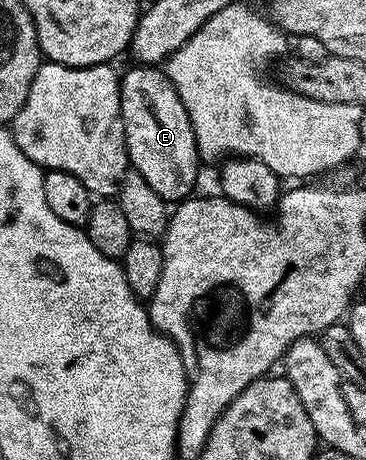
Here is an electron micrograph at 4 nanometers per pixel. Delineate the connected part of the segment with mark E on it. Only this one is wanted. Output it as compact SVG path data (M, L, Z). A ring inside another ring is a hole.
M132 66L128 73L120 76L120 105L129 165L138 174L142 174L146 182L150 182L154 194L158 194L165 202L189 199L193 195L192 187L196 184L196 175L200 172L202 161L194 138L194 130L190 126L190 118L186 114L186 106L182 106L182 98L176 93L176 87L171 80L159 67Z

